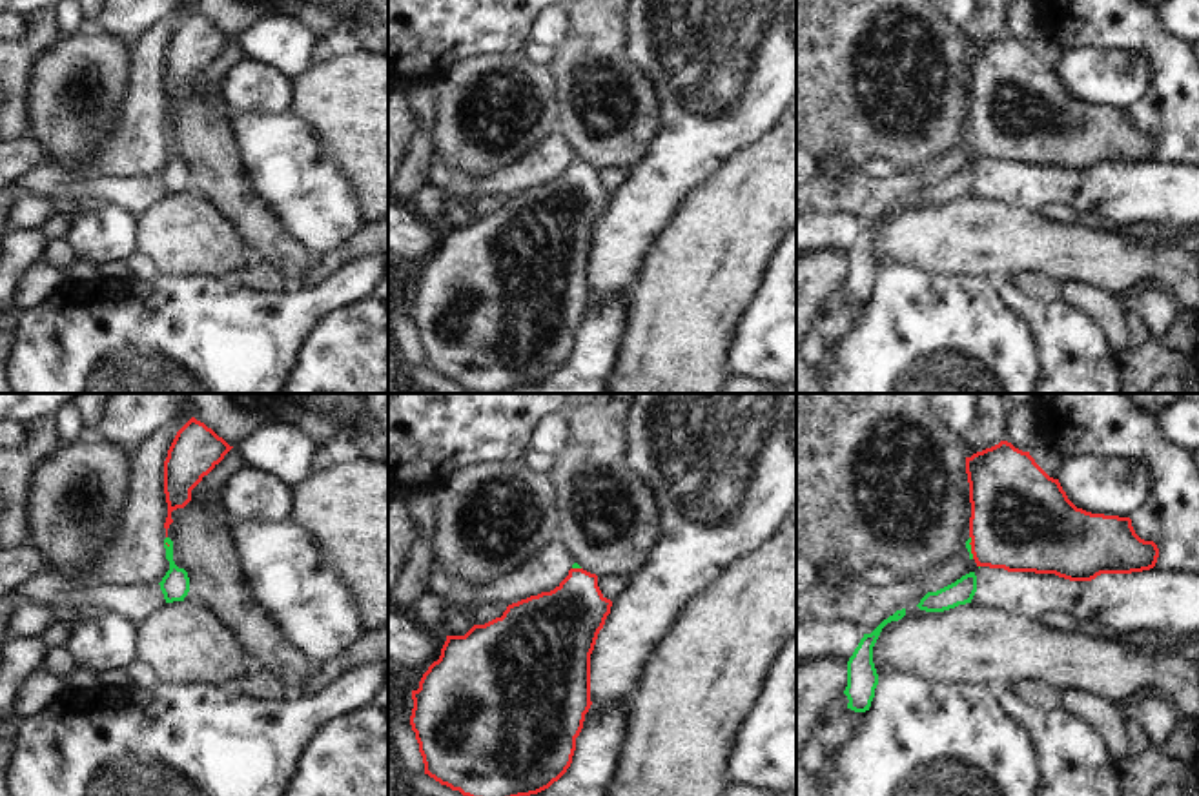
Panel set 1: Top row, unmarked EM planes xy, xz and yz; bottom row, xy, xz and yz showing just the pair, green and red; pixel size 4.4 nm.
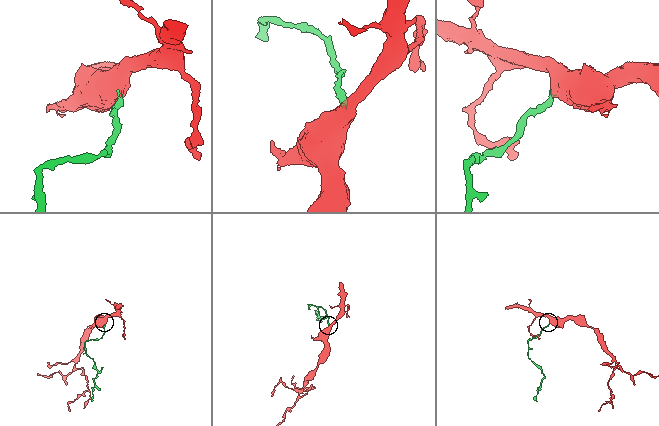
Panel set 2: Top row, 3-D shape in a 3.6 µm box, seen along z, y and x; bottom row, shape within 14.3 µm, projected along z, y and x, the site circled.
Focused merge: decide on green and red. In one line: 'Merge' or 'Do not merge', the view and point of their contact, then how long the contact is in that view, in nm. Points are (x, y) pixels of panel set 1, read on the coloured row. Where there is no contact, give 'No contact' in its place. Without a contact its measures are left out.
Merge. Touches green at yz (970, 547). Shared border 110 nm

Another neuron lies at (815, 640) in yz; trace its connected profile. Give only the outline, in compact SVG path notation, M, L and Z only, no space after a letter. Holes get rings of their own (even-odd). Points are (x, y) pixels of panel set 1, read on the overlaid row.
M849 621L796 623L796 659L844 658L849 659L864 634Z

